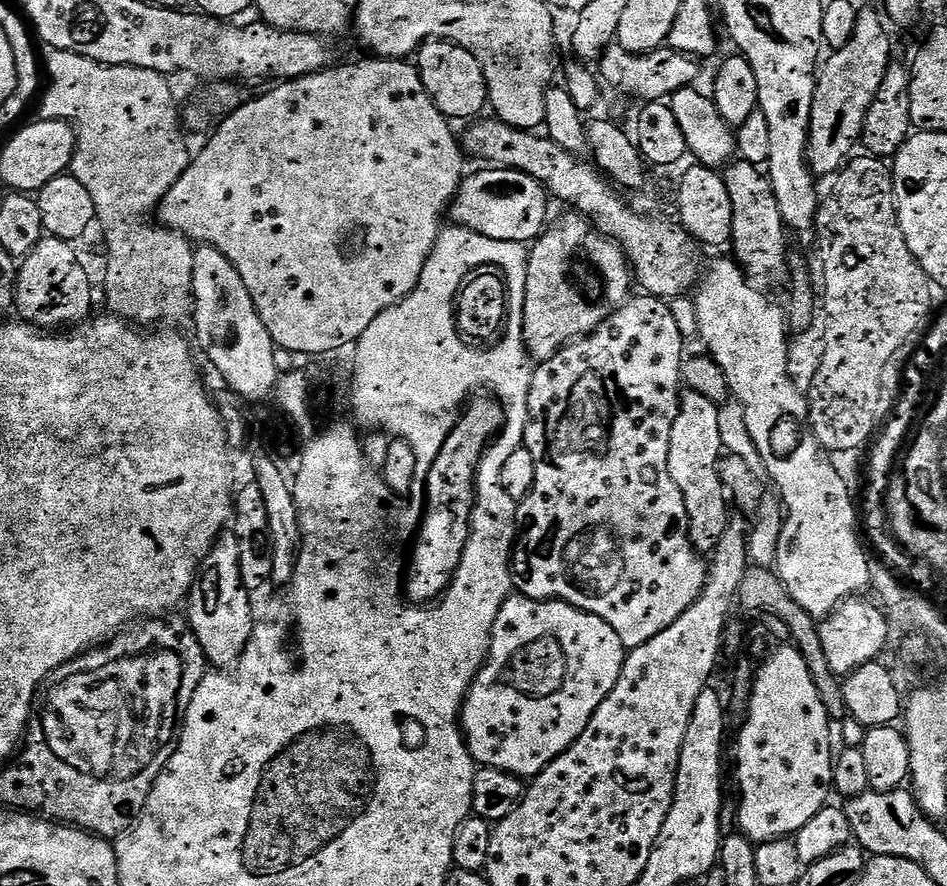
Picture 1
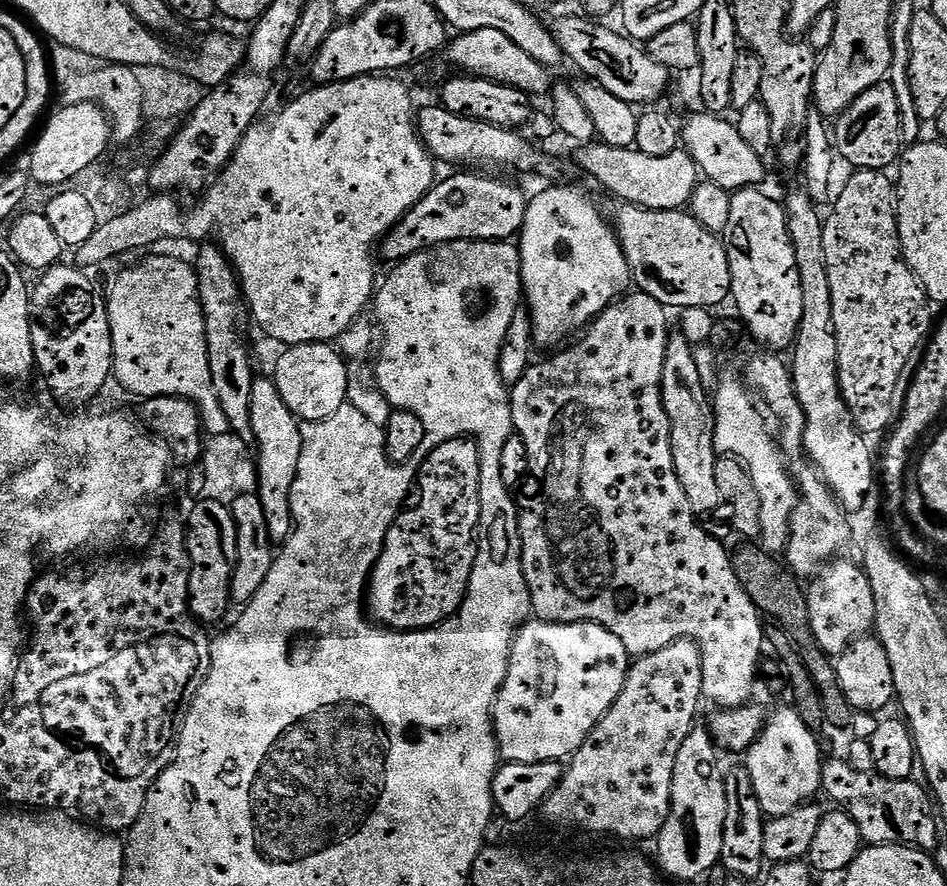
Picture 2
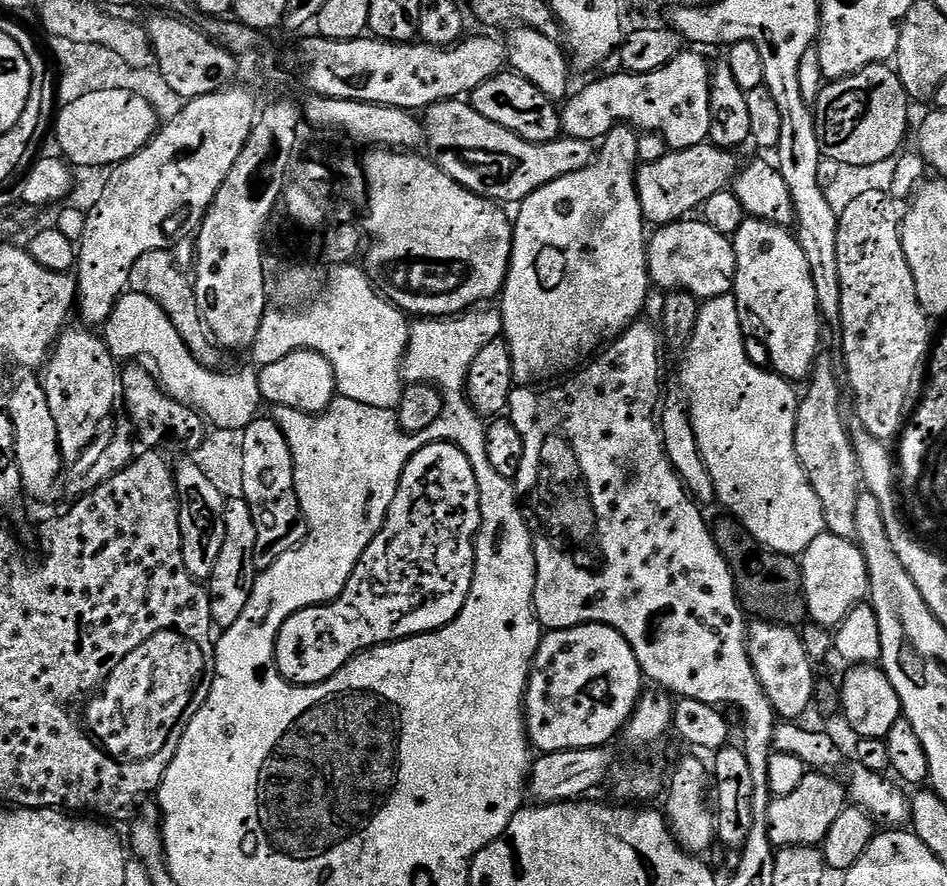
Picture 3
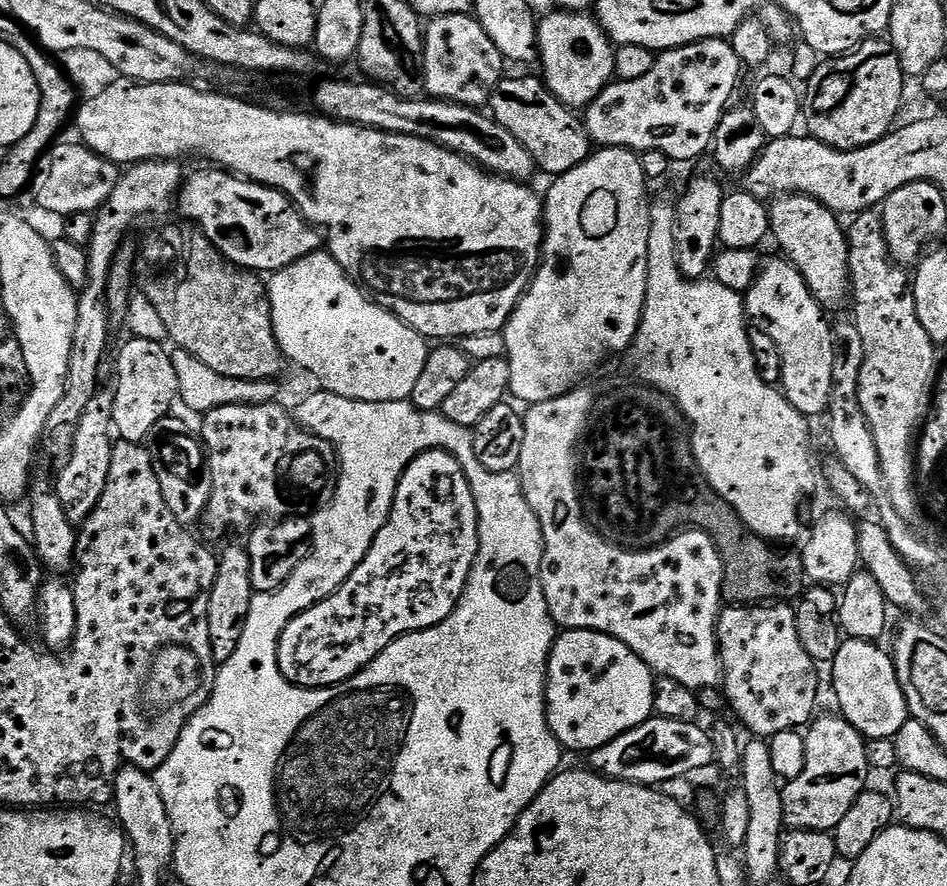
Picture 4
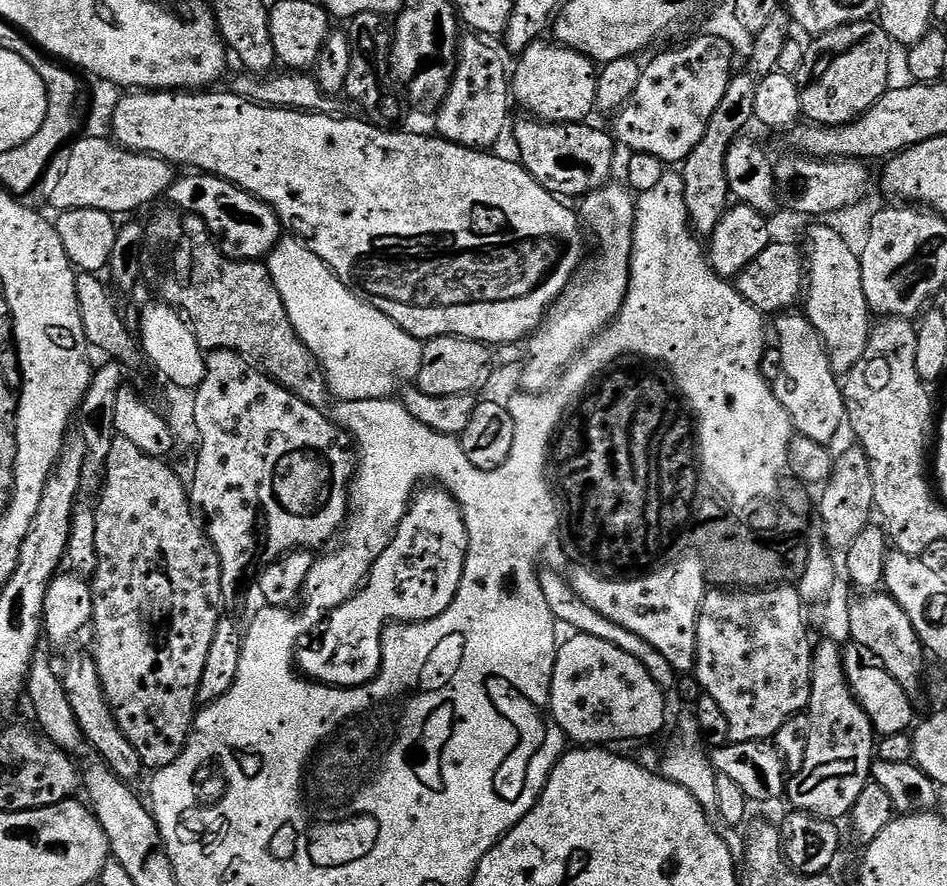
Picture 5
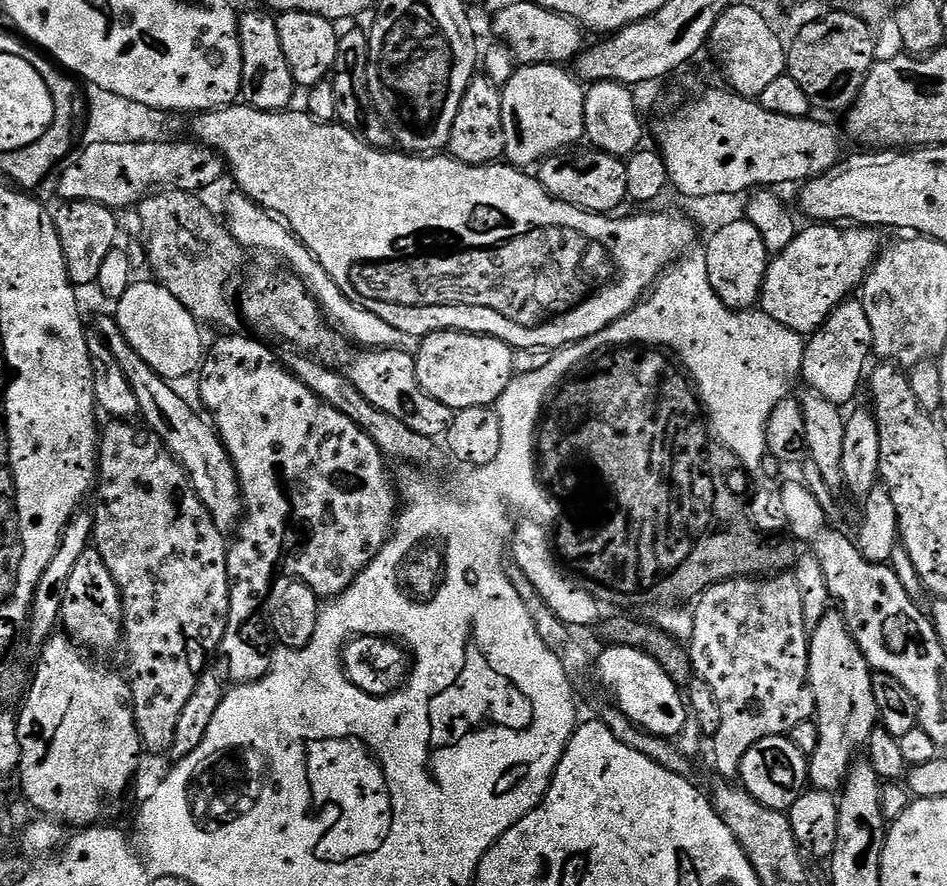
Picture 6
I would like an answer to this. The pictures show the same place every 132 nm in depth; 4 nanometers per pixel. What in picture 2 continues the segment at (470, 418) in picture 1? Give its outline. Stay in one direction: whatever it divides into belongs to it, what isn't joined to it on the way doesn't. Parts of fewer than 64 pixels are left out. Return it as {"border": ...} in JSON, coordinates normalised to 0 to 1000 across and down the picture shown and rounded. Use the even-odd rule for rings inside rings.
{"border":[[[494,494],[463,503],[442,525],[441,555],[442,551],[444,565],[439,573],[432,572],[419,582],[389,657],[388,694],[398,705],[415,711],[459,709],[488,684],[505,613],[506,506]],[[421,596],[427,597],[421,600]]]}

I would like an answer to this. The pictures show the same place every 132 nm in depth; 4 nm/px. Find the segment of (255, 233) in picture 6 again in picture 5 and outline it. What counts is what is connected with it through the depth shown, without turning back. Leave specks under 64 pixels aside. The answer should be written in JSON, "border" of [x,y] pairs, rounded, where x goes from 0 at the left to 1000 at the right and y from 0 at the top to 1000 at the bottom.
{"border":[[[298,269],[281,290],[283,308],[298,332],[306,363],[315,381],[324,391],[338,411],[346,431],[346,441],[355,451],[408,451],[417,438],[426,439],[439,428],[446,413],[448,388],[420,368],[403,350],[395,350],[388,339],[379,339],[352,307],[316,270]]]}

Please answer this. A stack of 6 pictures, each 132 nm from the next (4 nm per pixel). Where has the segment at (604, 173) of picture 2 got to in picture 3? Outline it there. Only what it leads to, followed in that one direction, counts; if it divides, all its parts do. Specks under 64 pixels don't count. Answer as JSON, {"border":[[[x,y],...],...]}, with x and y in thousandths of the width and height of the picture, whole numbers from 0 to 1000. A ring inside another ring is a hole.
{"border":[[[489,112],[455,117],[446,134],[451,166],[469,172],[469,194],[501,219],[532,233],[548,231],[550,226],[564,219],[564,214],[615,192],[627,179],[624,158],[592,156],[565,163],[534,147],[534,142],[526,142],[526,138],[517,138],[517,133],[509,133],[509,129]],[[744,160],[729,168],[706,169],[703,178],[679,186],[672,195],[672,212],[676,219],[681,249],[688,255],[700,255],[730,245],[734,240],[731,239],[734,235],[736,238],[746,227],[754,223],[754,219],[766,216],[776,204],[784,185],[773,176],[776,175],[772,170],[758,167],[751,160]]]}

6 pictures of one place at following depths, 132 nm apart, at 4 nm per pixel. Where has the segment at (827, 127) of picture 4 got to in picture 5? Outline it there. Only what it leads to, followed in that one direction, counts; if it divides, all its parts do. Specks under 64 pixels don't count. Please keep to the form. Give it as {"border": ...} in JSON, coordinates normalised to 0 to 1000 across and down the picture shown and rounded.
{"border":[[[924,21],[885,29],[885,34],[876,34],[861,42],[856,49],[850,53],[847,74],[838,84],[845,103],[845,124],[850,137],[860,140],[895,140],[917,126],[919,120],[923,120],[923,115],[927,115],[927,111],[931,111],[931,106],[938,103],[944,51],[933,30]]]}

